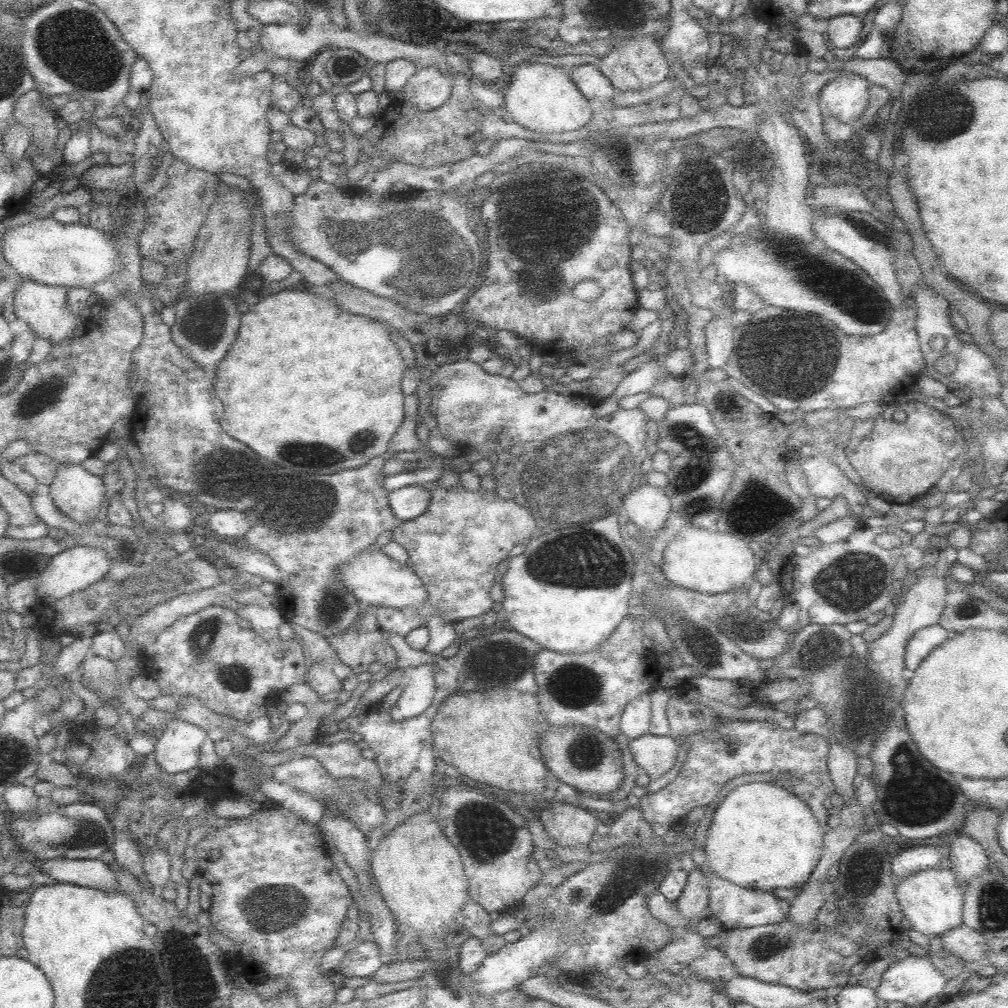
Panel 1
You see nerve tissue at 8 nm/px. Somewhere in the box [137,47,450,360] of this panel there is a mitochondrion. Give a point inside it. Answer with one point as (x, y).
(345, 65)

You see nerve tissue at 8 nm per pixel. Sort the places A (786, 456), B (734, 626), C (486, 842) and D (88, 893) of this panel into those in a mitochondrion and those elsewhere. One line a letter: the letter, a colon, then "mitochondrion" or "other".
A: other
B: mitochondrion
C: mitochondrion
D: other

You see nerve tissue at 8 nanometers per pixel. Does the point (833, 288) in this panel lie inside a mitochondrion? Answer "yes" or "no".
yes

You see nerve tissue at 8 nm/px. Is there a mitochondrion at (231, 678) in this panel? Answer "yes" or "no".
yes

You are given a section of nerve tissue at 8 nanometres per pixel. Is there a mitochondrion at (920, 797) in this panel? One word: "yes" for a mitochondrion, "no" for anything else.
yes

